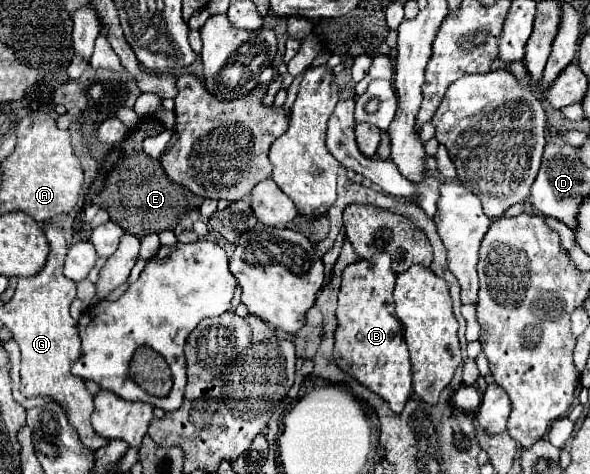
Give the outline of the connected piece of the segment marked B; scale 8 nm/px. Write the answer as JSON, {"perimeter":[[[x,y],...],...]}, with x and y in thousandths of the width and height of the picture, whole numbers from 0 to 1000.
{"perimeter":[[[636,534],[632,542],[608,546],[581,568],[581,593],[571,643],[575,686],[568,698],[568,762],[585,787],[592,787],[622,821],[649,838],[659,850],[659,859],[669,871],[676,871],[697,833],[697,766],[690,728],[683,719],[683,694],[666,652],[666,605],[669,605],[669,576],[663,568],[663,542],[656,534]]]}

